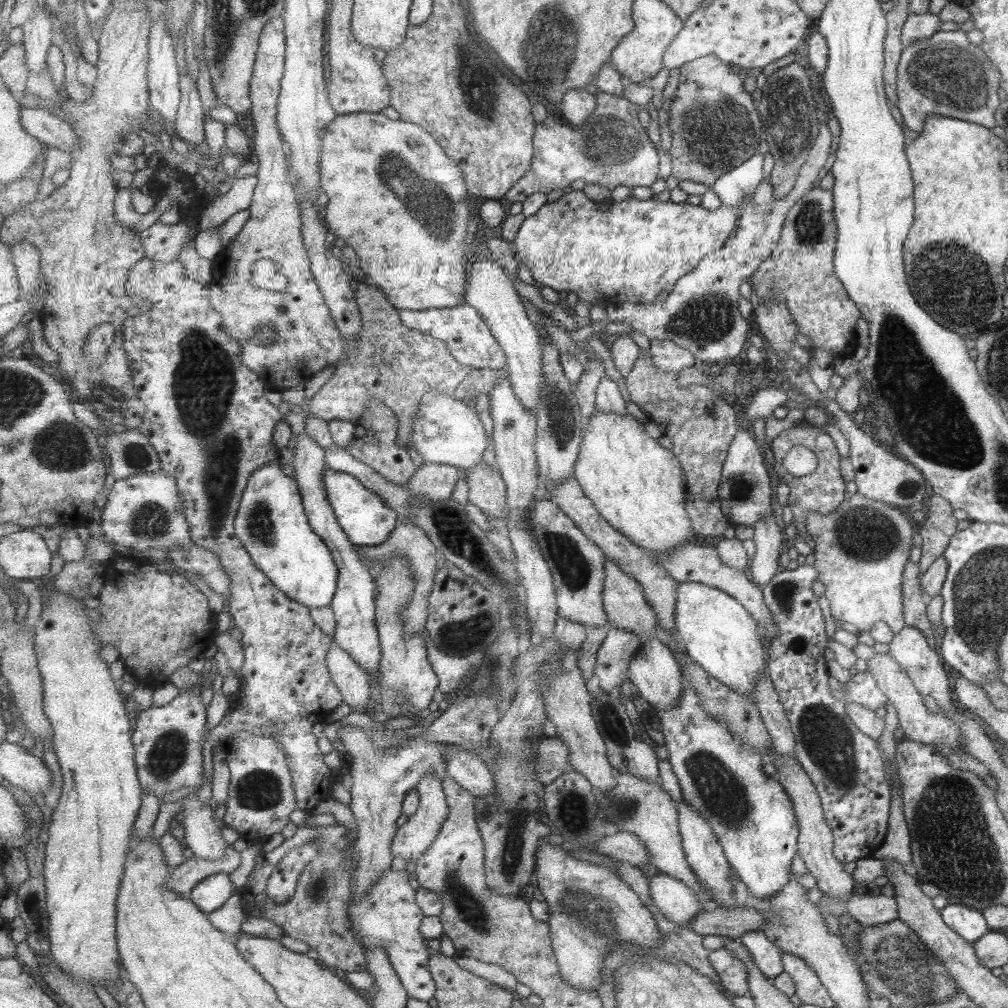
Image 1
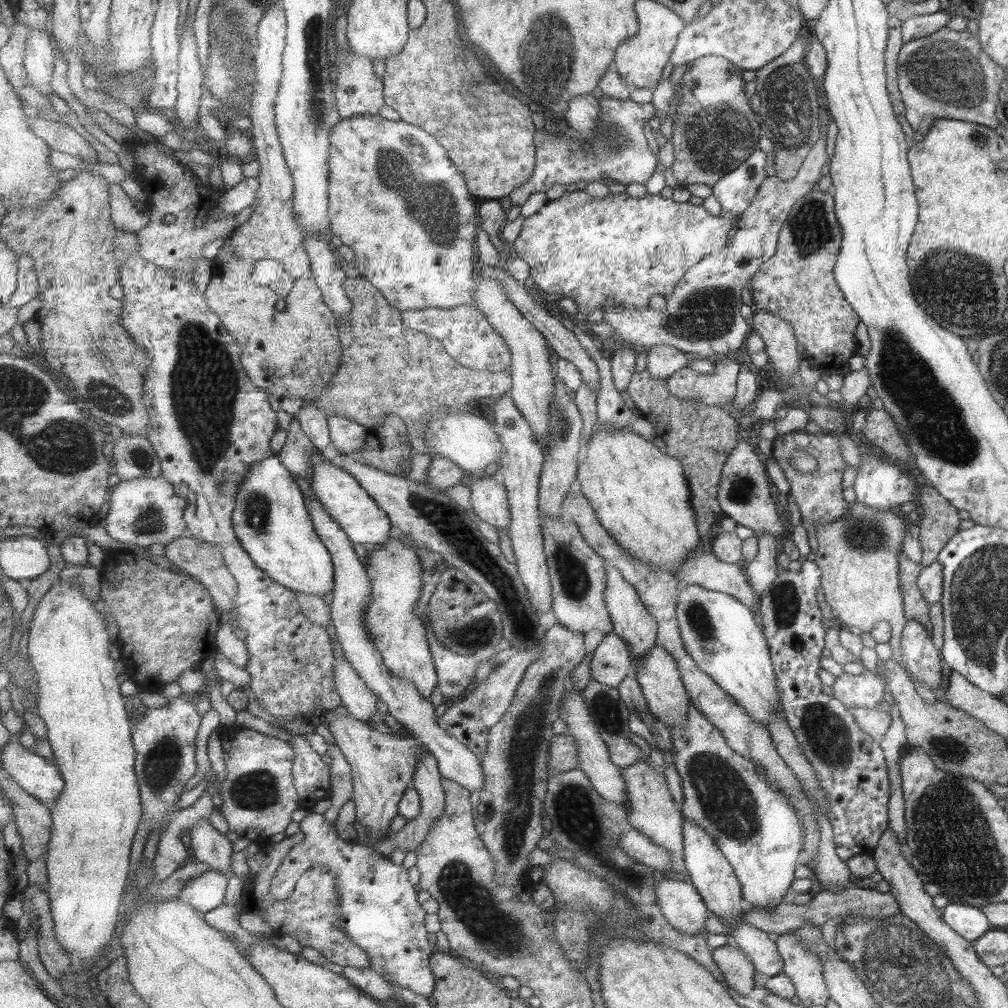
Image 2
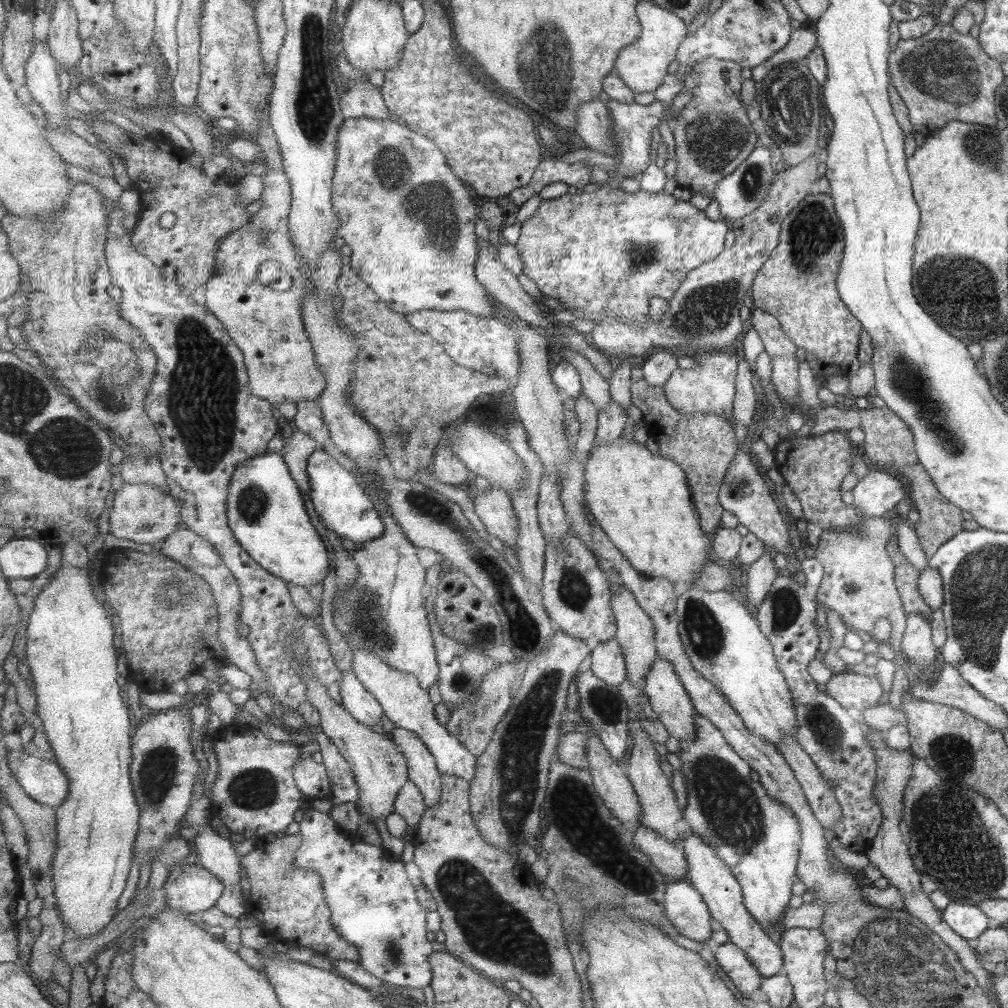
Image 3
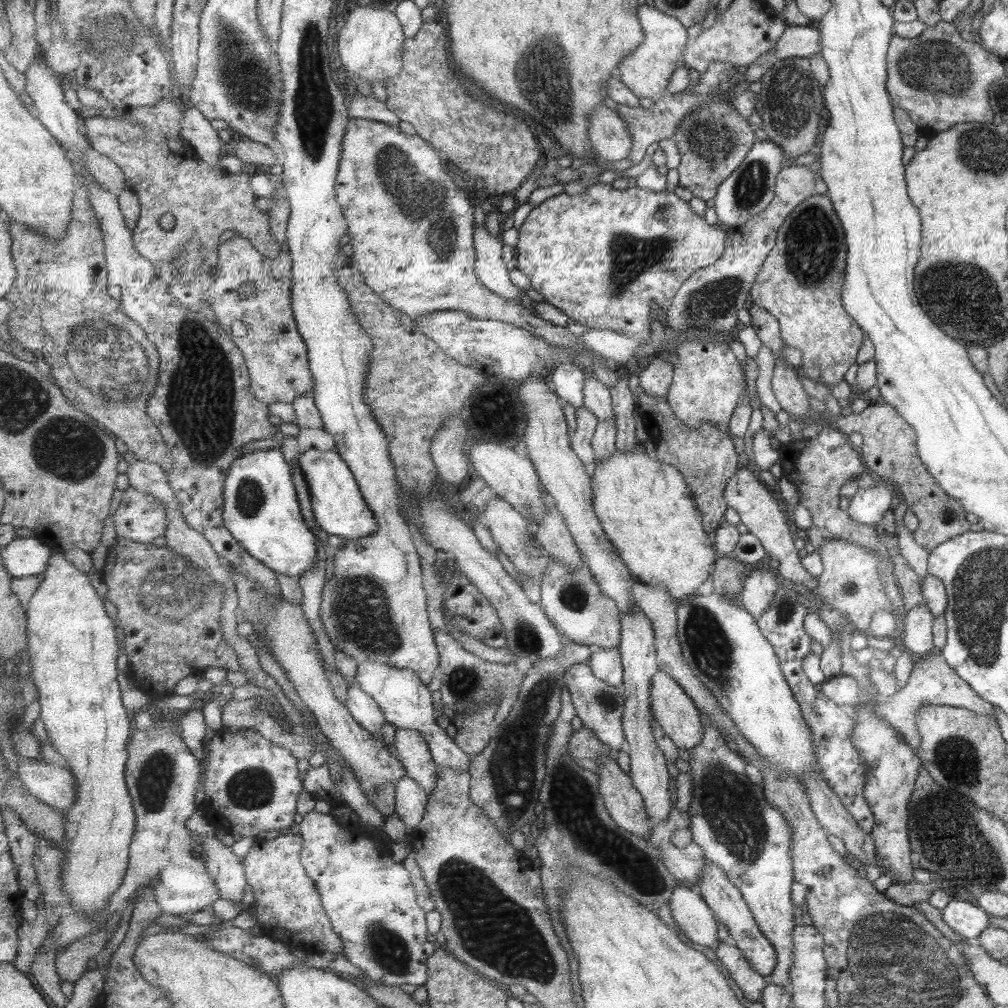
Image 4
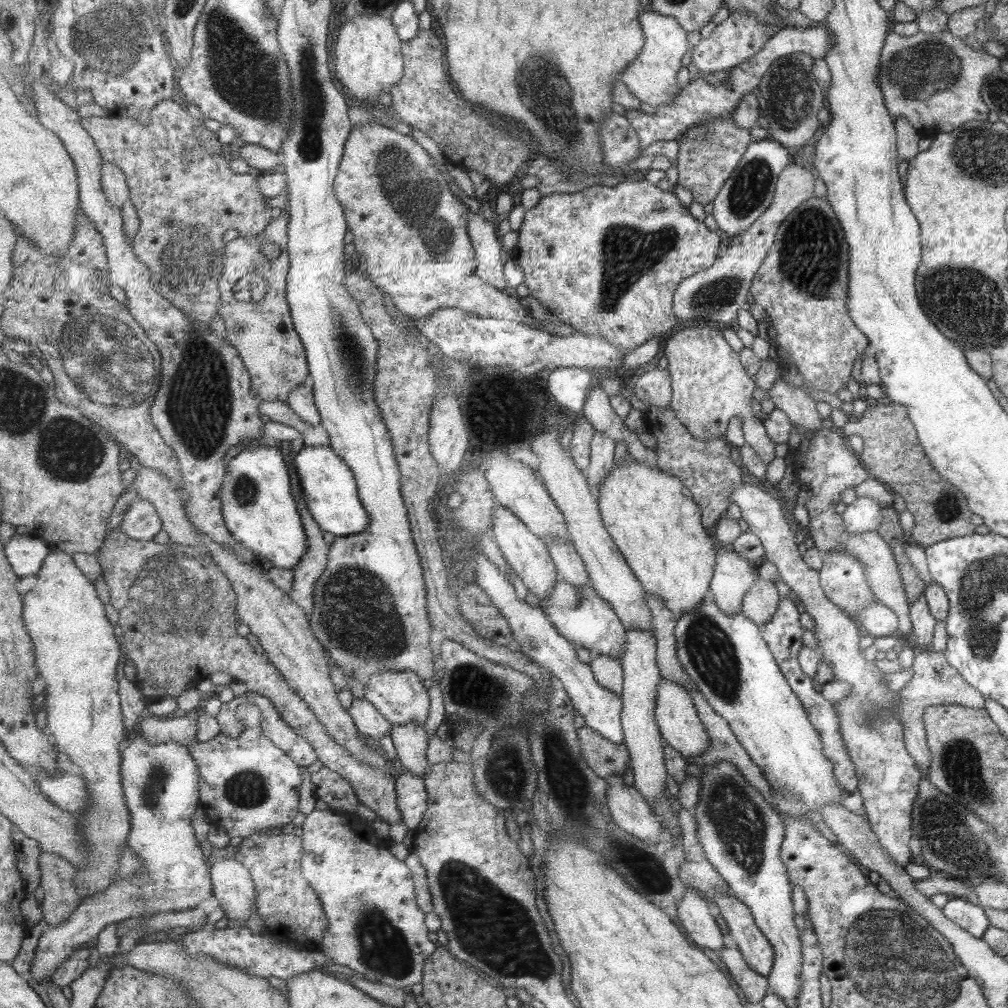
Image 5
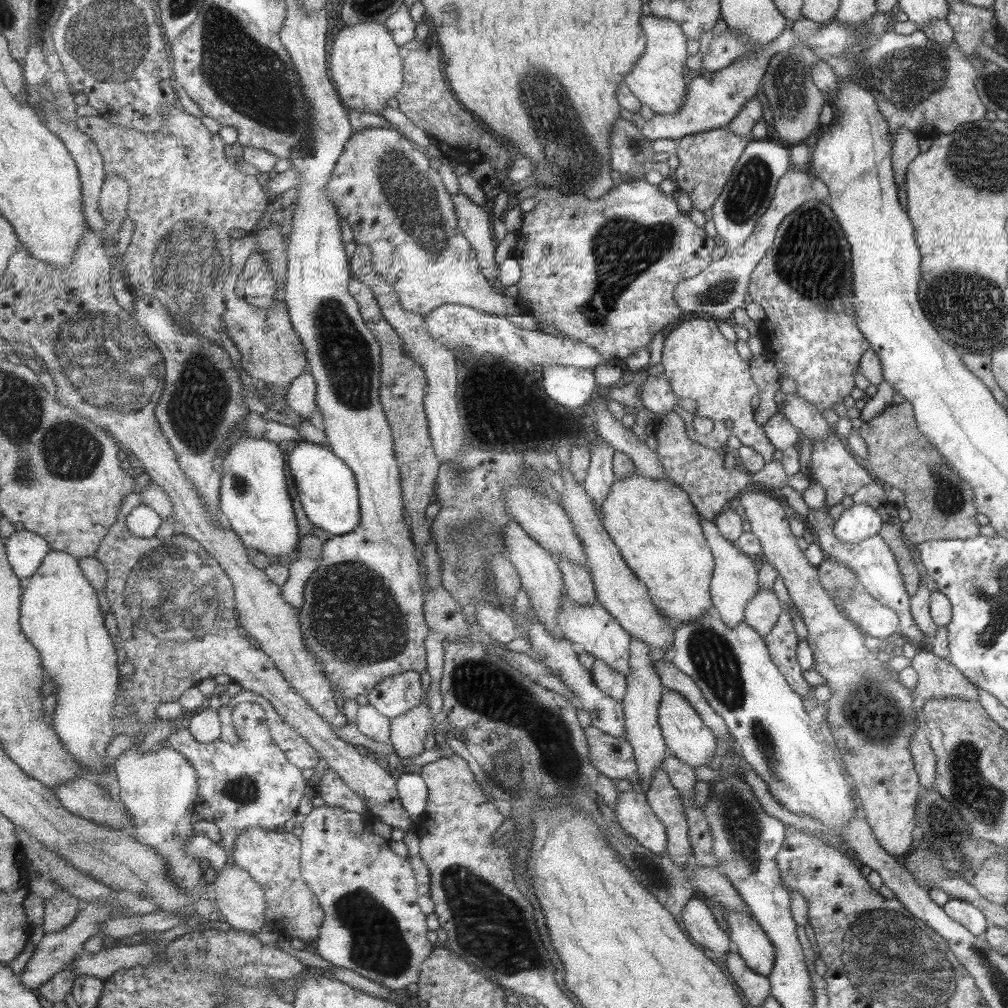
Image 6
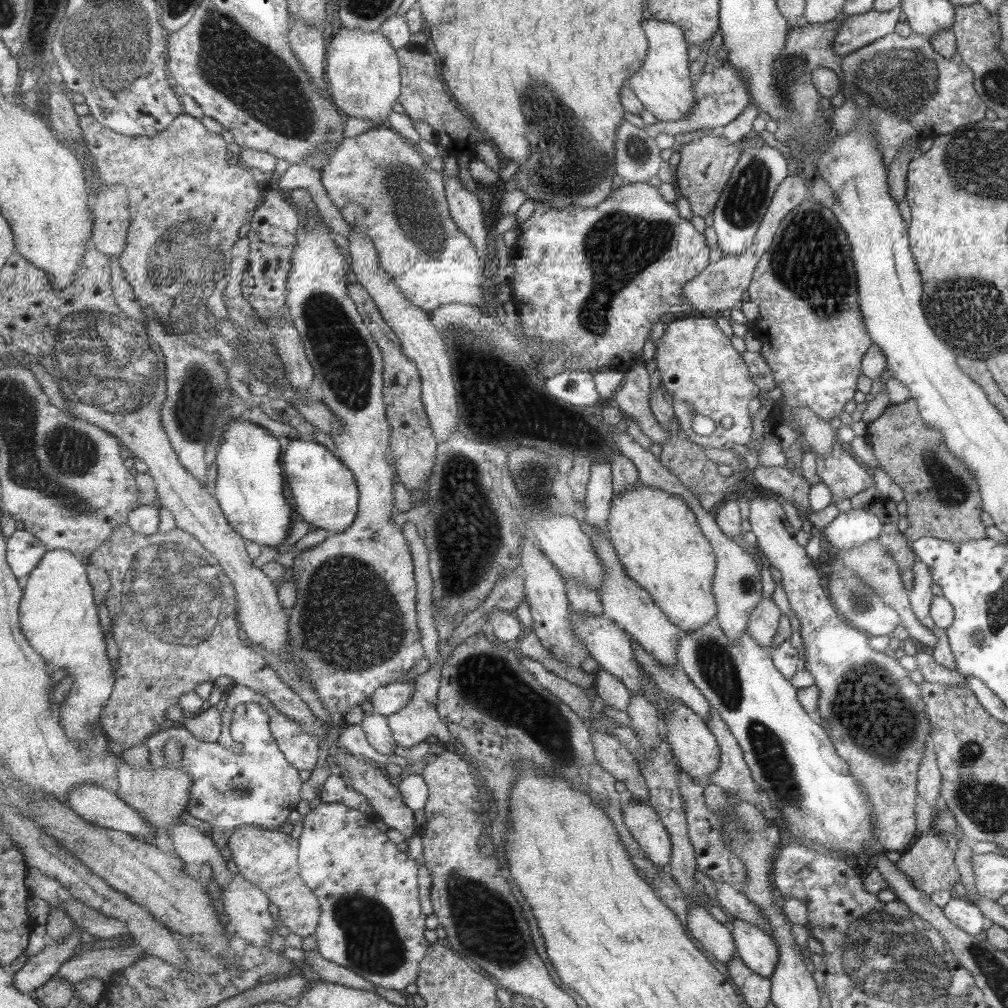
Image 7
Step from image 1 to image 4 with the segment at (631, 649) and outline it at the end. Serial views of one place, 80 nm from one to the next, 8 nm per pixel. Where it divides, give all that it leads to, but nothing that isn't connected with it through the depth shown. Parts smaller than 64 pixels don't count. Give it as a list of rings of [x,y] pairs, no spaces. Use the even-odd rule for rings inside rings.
[[[619,647],[613,650],[597,648],[597,651],[591,657],[590,666],[595,677],[599,680],[622,689],[625,672],[622,664],[622,652]]]

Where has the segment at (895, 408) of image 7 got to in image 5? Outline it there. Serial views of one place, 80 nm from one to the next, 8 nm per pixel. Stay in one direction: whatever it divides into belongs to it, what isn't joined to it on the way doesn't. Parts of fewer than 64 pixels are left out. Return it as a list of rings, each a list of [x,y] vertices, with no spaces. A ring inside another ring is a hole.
[[[897,403],[872,405],[857,421],[847,421],[840,430],[846,437],[857,435],[863,439],[864,445],[859,453],[861,464],[871,477],[902,496],[905,509],[913,516],[913,527],[907,535],[910,542],[925,548],[940,540],[973,533],[975,526],[969,522],[971,514],[967,497],[933,470],[904,406]]]

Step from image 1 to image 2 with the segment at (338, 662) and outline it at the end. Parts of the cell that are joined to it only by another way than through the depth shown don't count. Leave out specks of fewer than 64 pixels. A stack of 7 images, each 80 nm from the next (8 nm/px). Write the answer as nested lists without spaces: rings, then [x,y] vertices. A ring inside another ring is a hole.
[[[346,657],[335,658],[336,690],[340,694],[343,709],[359,720],[376,720],[377,696],[367,687],[365,680],[351,666]]]

